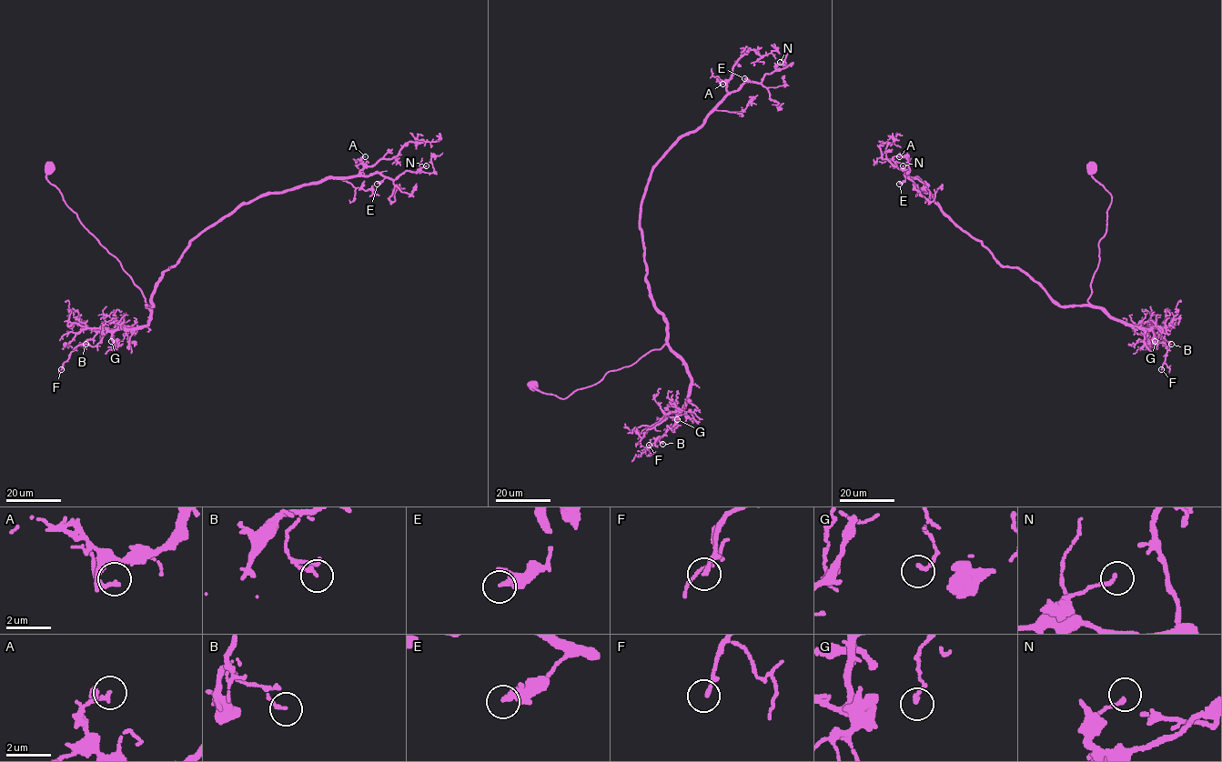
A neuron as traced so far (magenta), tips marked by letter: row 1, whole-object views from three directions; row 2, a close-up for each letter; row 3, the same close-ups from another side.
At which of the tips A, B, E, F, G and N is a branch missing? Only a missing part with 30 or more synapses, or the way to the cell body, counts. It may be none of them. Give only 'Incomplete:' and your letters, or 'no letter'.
Incomplete: E

